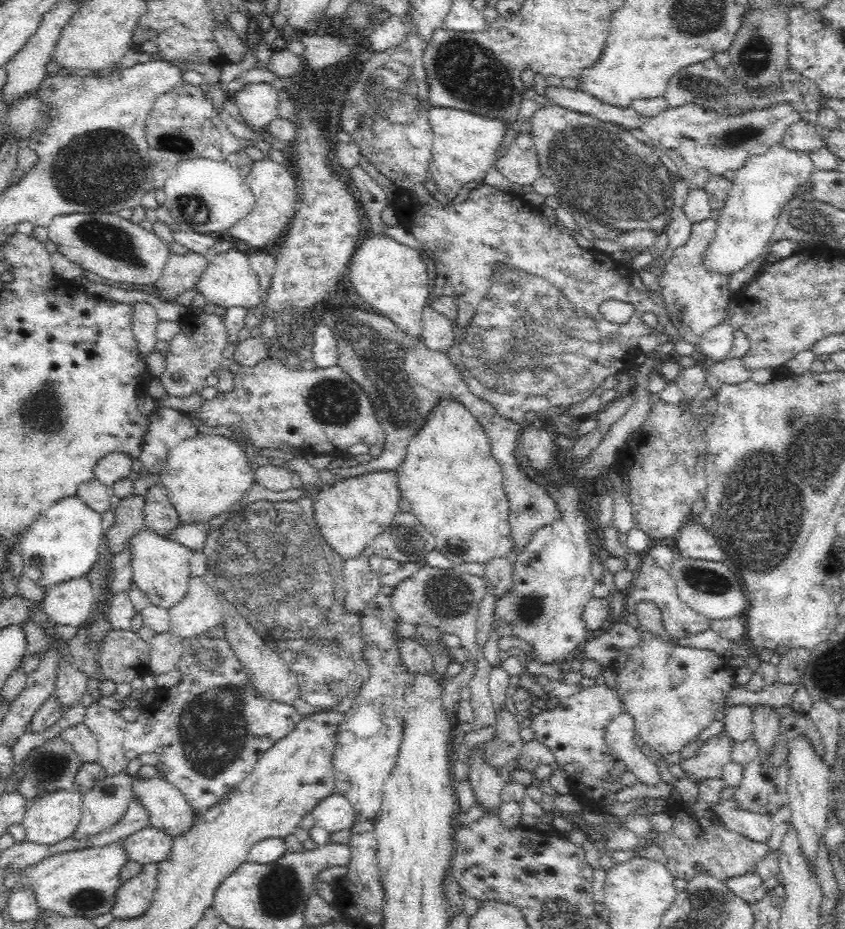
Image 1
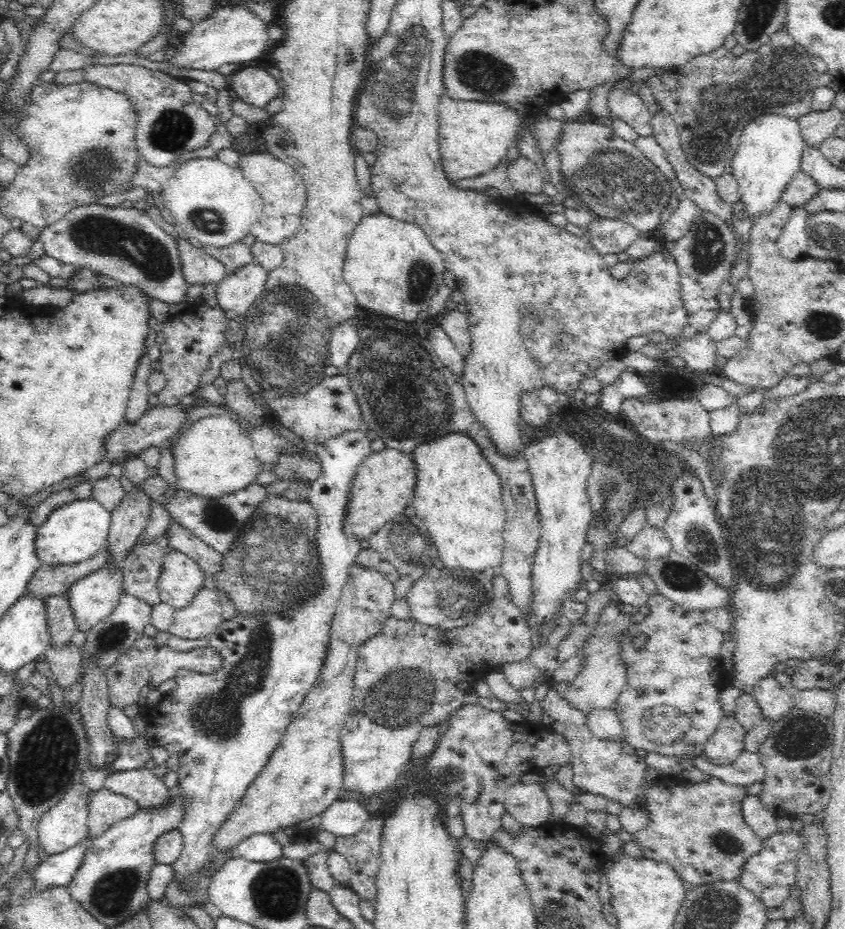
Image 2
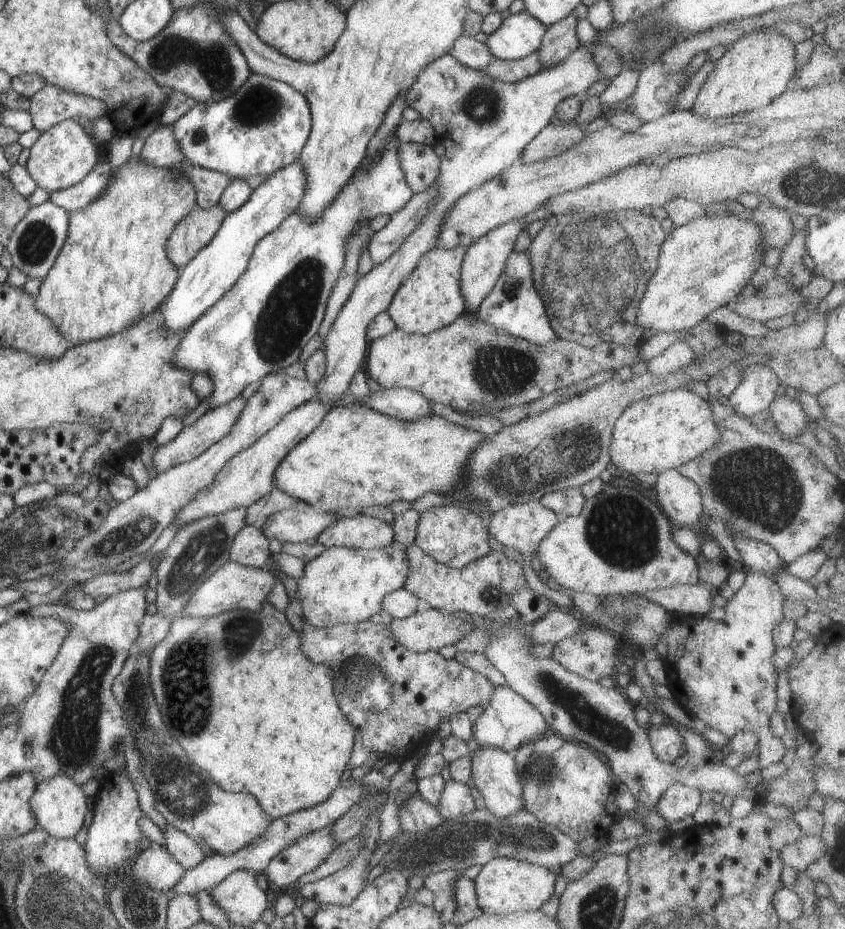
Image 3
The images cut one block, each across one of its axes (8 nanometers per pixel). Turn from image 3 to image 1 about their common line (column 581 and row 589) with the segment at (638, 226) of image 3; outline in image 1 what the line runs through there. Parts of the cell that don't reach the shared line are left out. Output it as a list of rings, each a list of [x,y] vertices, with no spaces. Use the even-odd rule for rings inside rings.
[[[299,497],[292,501],[272,502],[260,500],[242,507],[230,519],[222,524],[215,531],[212,531],[206,540],[202,552],[207,558],[207,570],[203,579],[208,586],[216,593],[217,599],[223,608],[223,624],[225,627],[225,637],[234,651],[236,660],[240,661],[247,672],[251,675],[252,683],[256,687],[259,696],[264,699],[272,699],[280,703],[288,703],[298,709],[300,716],[306,716],[316,711],[338,711],[344,714],[354,702],[360,687],[370,678],[369,666],[363,659],[363,640],[361,631],[357,629],[360,615],[347,614],[343,607],[345,598],[345,582],[343,581],[343,561],[342,557],[332,549],[319,532],[314,518],[314,498]],[[300,698],[308,704],[298,704]]]

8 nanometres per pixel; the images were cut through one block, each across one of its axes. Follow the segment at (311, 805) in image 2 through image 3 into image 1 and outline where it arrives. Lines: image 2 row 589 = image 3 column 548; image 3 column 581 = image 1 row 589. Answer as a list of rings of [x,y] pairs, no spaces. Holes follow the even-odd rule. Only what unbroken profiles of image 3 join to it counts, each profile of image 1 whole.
[[[364,555],[347,558],[343,561],[342,577],[345,582],[344,610],[347,614],[360,615],[368,602],[380,592],[383,586],[378,574],[372,571],[369,557]]]

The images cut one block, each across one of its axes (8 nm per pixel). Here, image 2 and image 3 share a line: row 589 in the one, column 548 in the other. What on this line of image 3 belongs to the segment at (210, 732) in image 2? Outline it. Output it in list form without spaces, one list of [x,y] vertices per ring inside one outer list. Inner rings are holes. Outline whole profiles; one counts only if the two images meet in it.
[[[528,249],[524,252],[513,250],[508,256],[500,278],[477,308],[476,317],[486,324],[508,332],[514,338],[522,338],[538,345],[548,344],[557,337],[557,332],[552,328],[550,318],[546,314],[546,306],[534,286],[534,266],[530,262]]]

